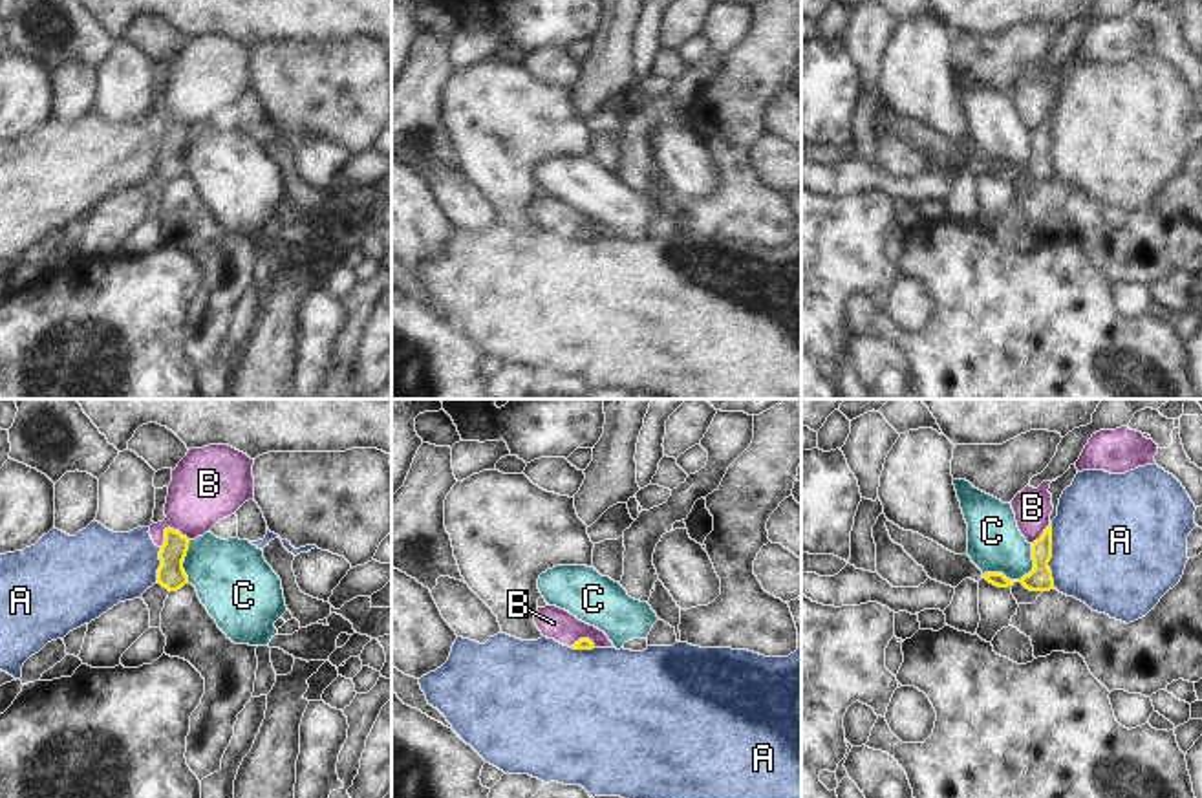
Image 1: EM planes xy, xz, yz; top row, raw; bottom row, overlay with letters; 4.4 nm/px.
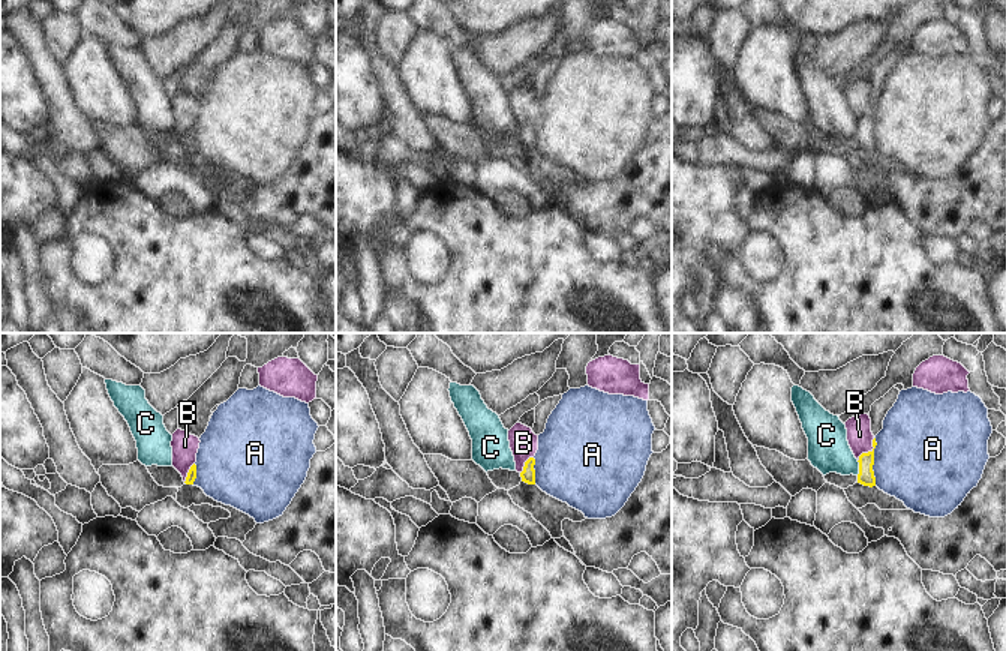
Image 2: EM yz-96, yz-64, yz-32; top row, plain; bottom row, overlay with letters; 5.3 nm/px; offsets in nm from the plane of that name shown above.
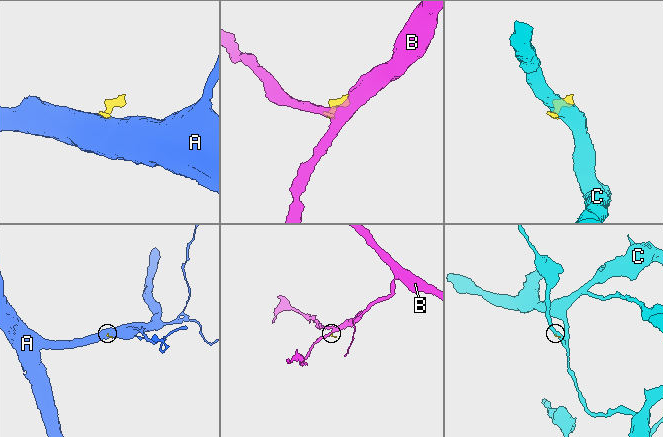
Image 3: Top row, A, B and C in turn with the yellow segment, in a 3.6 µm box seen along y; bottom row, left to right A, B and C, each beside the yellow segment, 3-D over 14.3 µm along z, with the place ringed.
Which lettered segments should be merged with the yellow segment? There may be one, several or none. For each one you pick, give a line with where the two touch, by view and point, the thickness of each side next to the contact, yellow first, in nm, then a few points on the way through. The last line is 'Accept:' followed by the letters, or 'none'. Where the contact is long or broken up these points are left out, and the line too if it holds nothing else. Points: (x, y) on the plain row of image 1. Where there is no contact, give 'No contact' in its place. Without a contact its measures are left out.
Accept: none.

